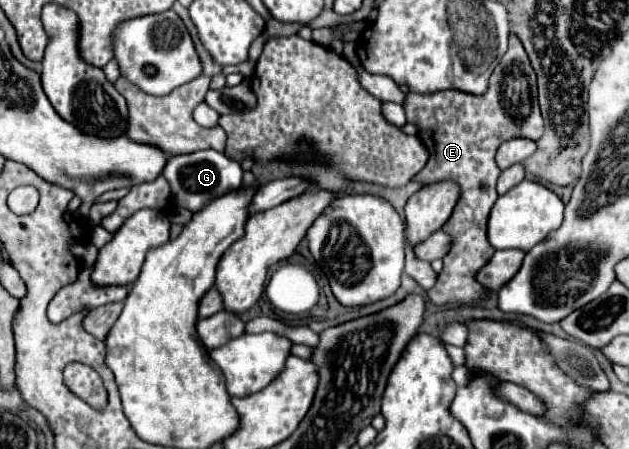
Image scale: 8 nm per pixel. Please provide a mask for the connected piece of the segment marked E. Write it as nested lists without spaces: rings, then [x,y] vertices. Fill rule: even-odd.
[[[510,33],[508,51],[494,69],[486,93],[482,93],[480,97],[456,89],[424,95],[408,93],[402,107],[406,111],[406,121],[418,127],[418,137],[430,151],[426,167],[412,181],[420,185],[454,181],[460,187],[460,199],[454,207],[454,215],[450,215],[450,219],[442,227],[444,233],[450,235],[452,247],[442,259],[444,269],[440,271],[436,285],[428,291],[428,299],[436,305],[444,305],[450,301],[472,303],[484,295],[484,287],[478,285],[474,275],[480,267],[488,263],[488,259],[494,253],[492,245],[486,239],[486,223],[488,213],[498,197],[496,179],[500,175],[500,169],[494,169],[496,149],[504,141],[516,137],[530,137],[532,141],[538,141],[540,135],[544,133],[536,93],[536,73],[530,65],[522,41],[514,33]],[[522,133],[540,133],[540,135],[522,135]]]

